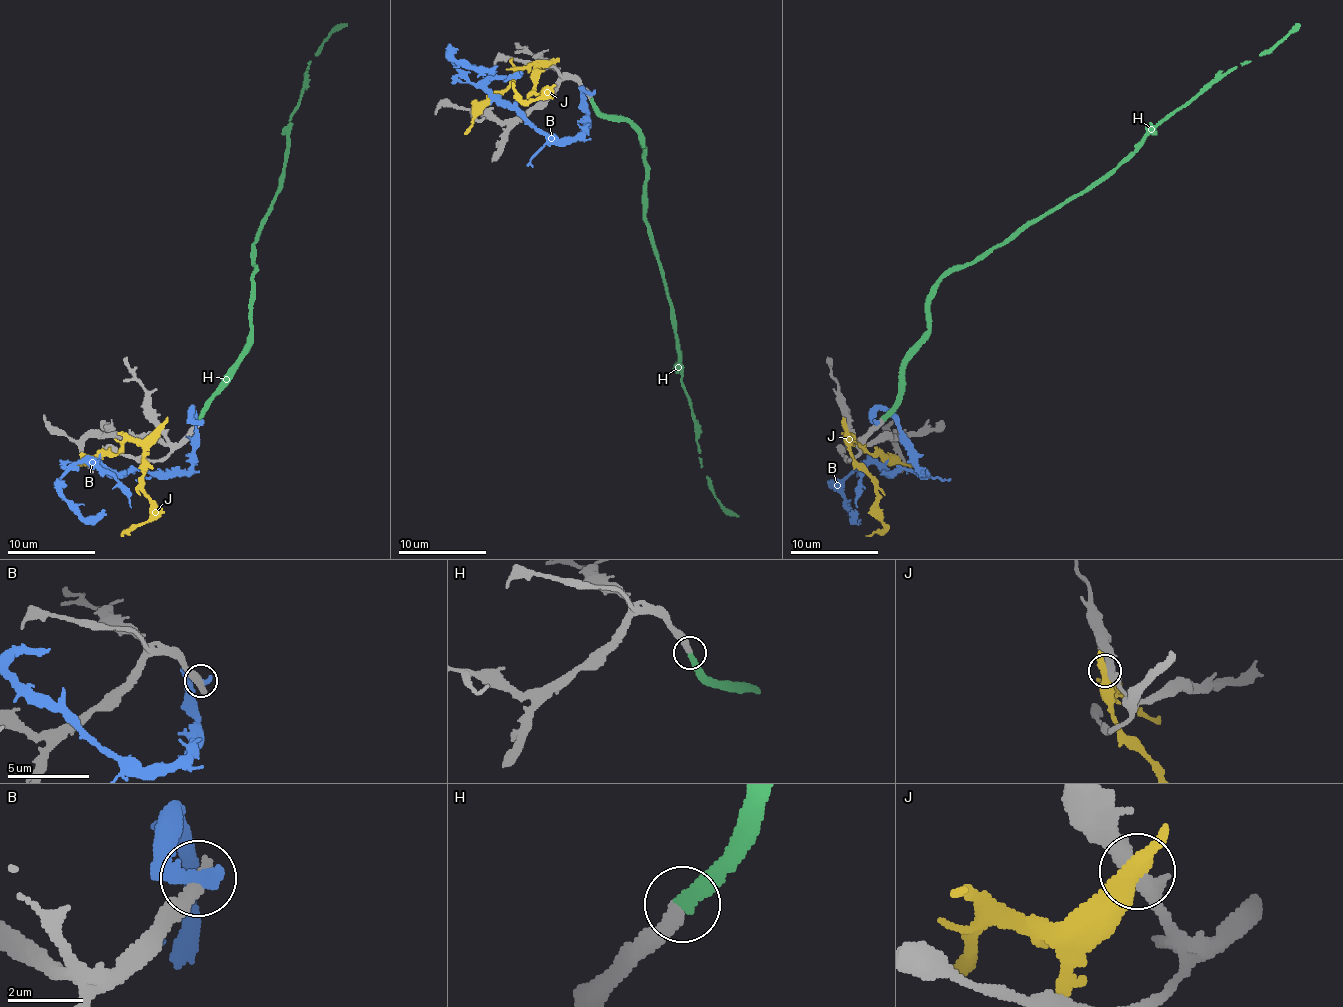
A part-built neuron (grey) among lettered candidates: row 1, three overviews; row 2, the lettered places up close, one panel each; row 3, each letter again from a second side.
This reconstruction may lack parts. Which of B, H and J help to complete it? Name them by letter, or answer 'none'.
H

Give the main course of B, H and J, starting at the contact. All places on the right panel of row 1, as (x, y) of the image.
B: (877, 423), (884, 410), (923, 471), (864, 463), (844, 480), (849, 513)
H: (884, 419), (897, 399), (899, 368), (928, 329), (928, 294), (947, 274), (1099, 184), (1151, 131), (1300, 24)
J: (846, 428), (851, 456), (875, 487), (877, 517), (884, 526), (866, 535)

